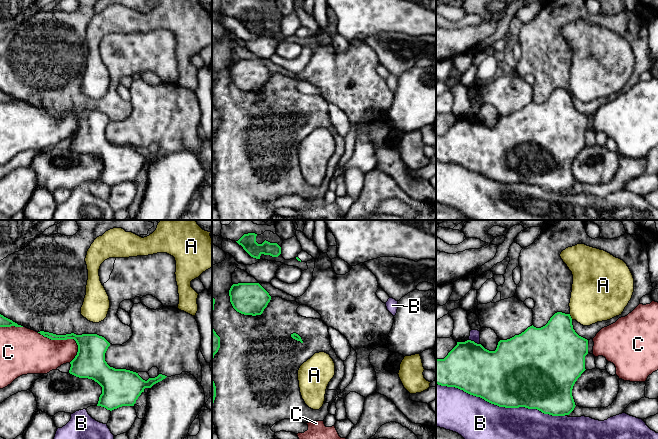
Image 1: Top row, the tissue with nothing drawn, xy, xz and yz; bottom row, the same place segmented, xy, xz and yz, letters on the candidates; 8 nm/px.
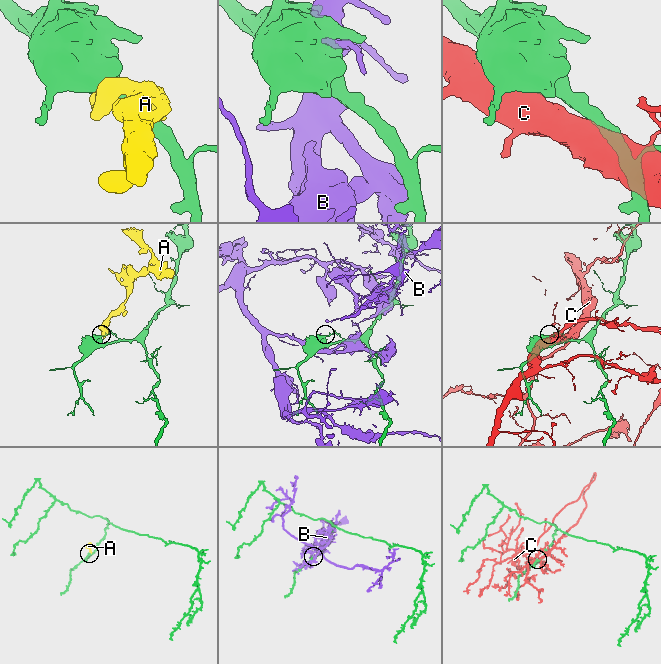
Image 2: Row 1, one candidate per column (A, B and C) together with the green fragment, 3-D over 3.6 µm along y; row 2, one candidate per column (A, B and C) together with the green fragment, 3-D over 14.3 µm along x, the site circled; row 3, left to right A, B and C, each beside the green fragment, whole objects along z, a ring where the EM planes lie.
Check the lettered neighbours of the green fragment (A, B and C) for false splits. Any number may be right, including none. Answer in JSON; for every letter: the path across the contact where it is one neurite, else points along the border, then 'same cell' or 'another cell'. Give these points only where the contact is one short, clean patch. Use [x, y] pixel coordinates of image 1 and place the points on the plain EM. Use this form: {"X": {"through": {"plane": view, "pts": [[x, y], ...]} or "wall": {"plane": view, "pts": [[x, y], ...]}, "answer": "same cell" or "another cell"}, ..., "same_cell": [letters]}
{"A": {"wall": {"plane": "yz", "pts": [[569, 90], [572, 95]]}, "answer": "another cell"}, "B": {"answer": "another cell"}, "C": {"answer": "another cell"}, "same_cell": []}

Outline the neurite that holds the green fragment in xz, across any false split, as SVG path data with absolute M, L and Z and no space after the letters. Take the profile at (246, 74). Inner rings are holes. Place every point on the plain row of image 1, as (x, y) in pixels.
M259 59L233 60L229 66L233 84L244 91L261 91L271 76L269 69Z

